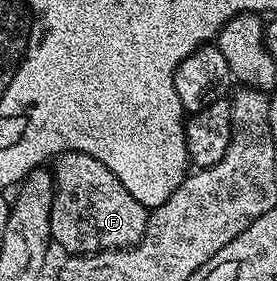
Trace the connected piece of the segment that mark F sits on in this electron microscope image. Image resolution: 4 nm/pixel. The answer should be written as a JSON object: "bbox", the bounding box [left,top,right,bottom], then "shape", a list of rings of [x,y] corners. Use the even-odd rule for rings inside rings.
{"bbox":[51,153,150,255],"shape":[[[63,153],[52,162],[53,202],[51,203],[51,238],[57,241],[69,255],[102,253],[104,249],[129,249],[143,239],[149,222],[150,210],[99,159],[91,159],[86,153]]]}

